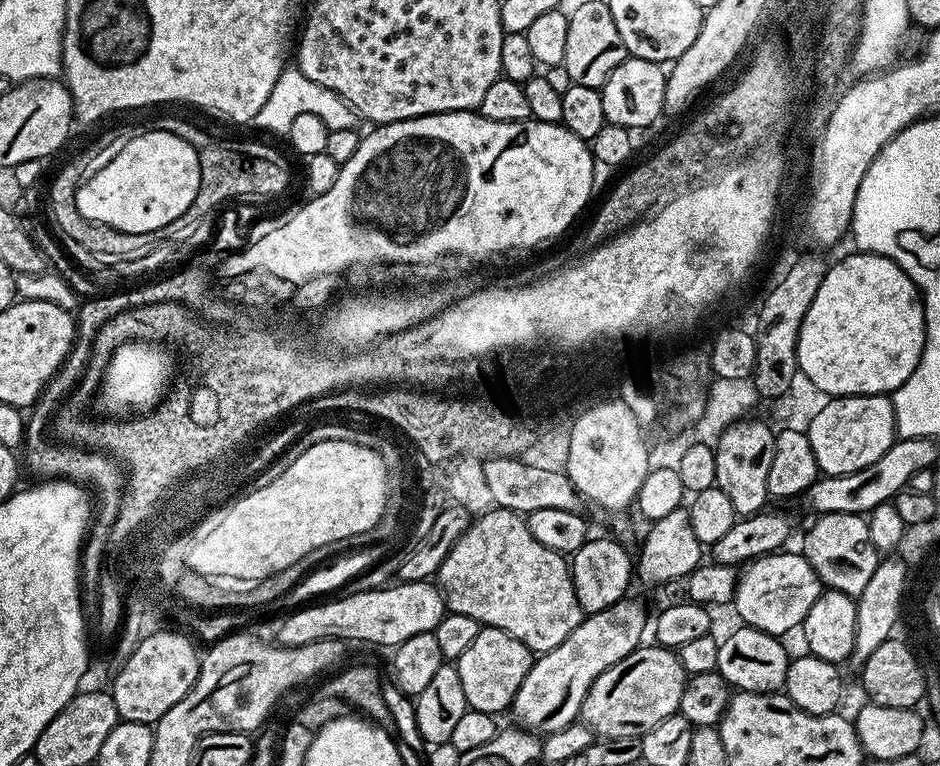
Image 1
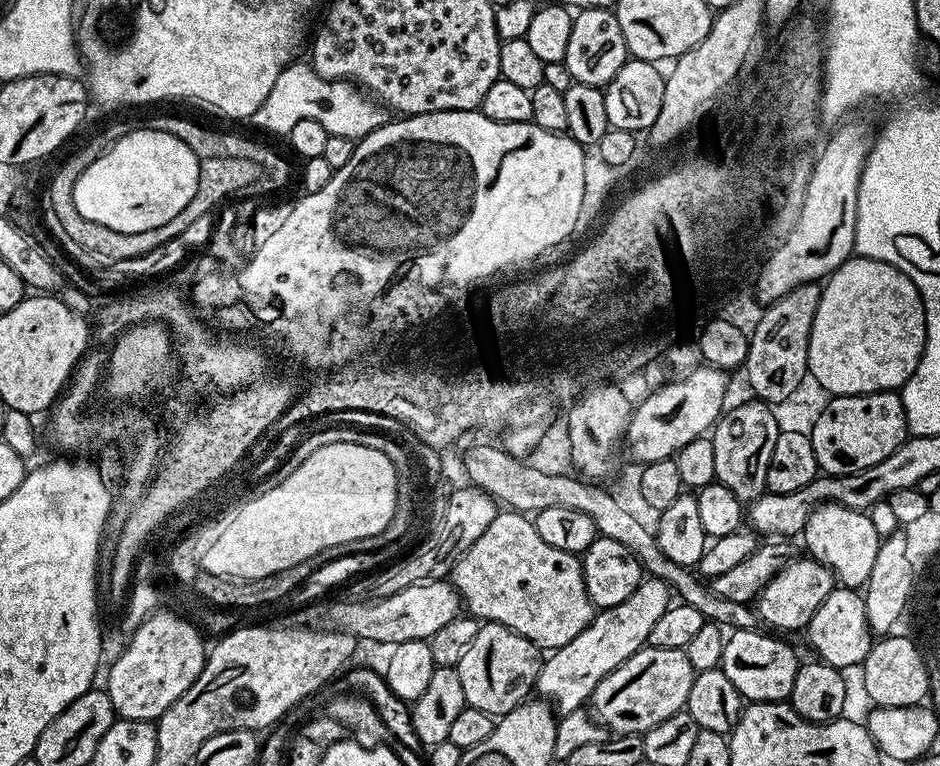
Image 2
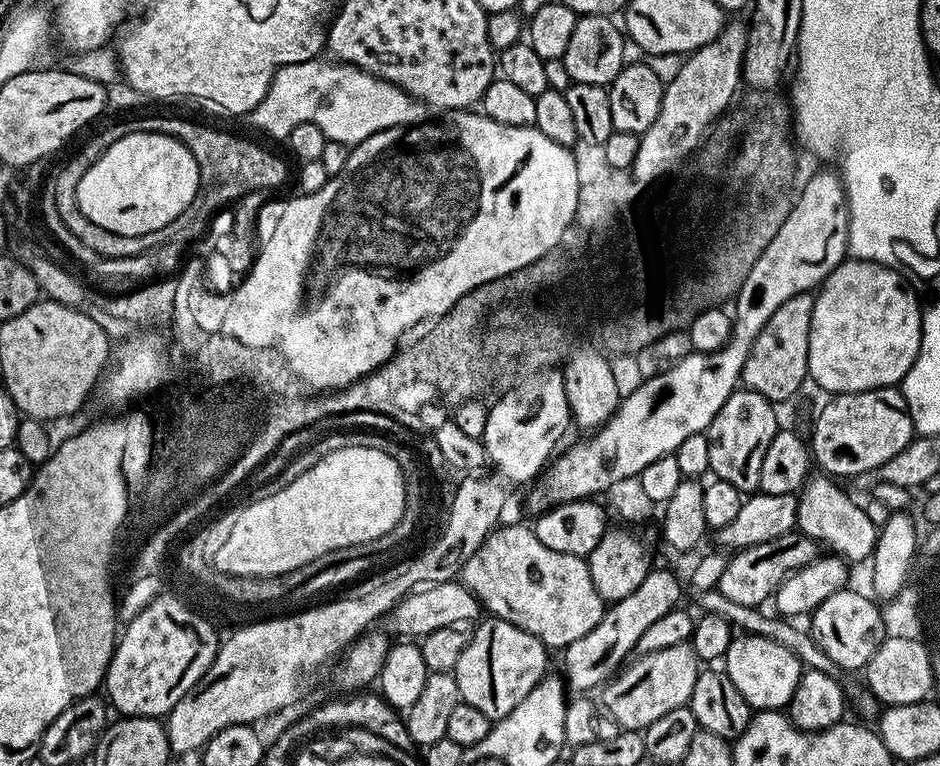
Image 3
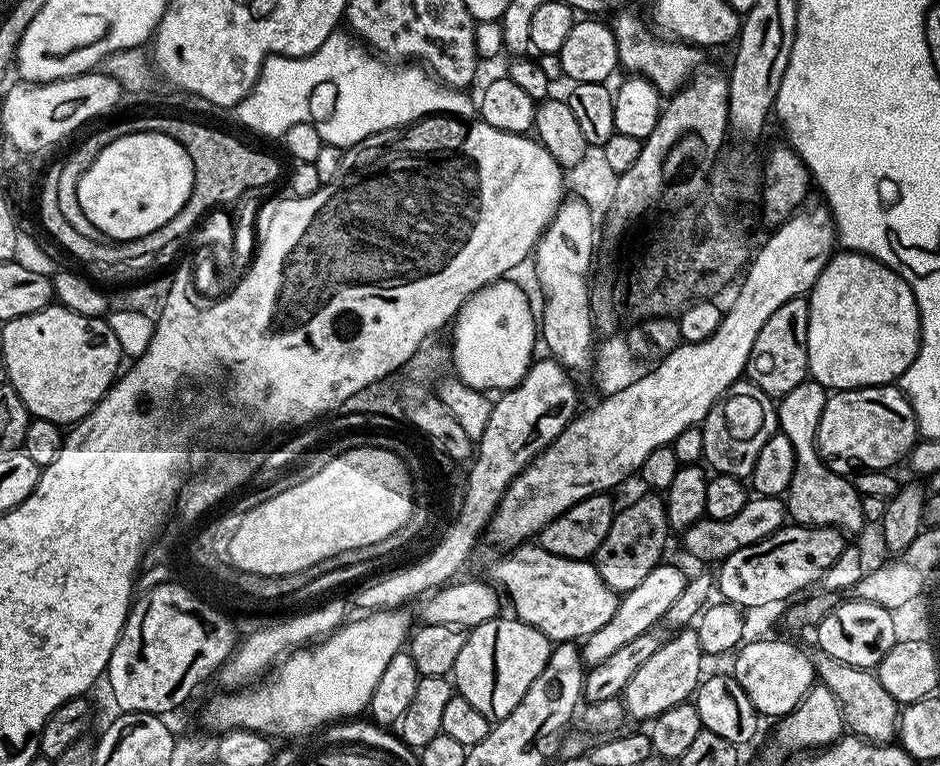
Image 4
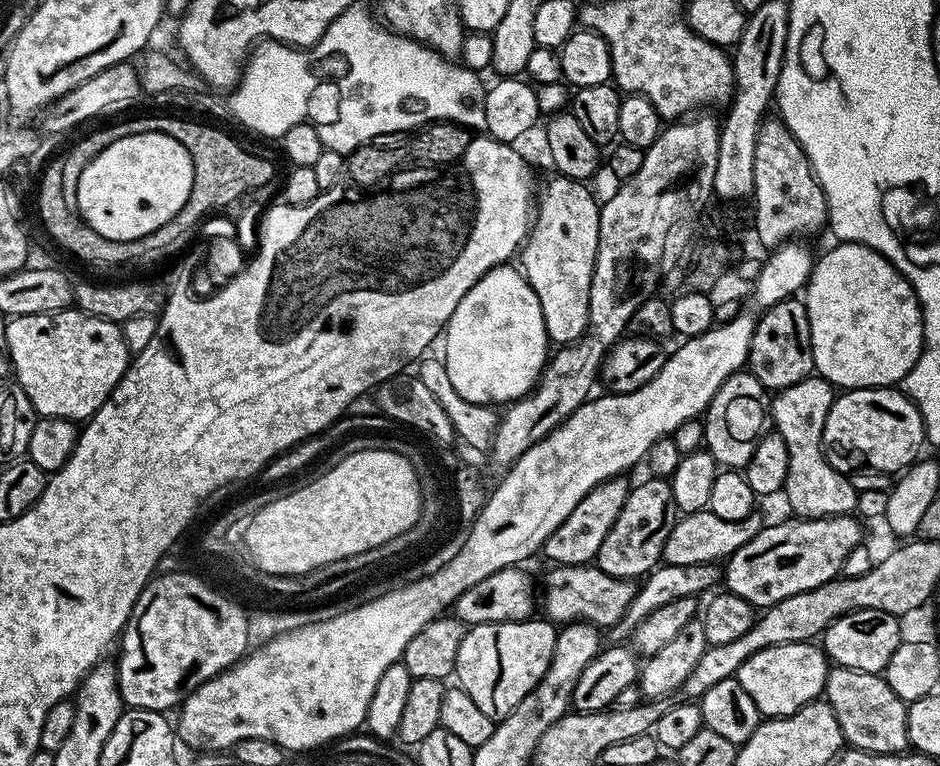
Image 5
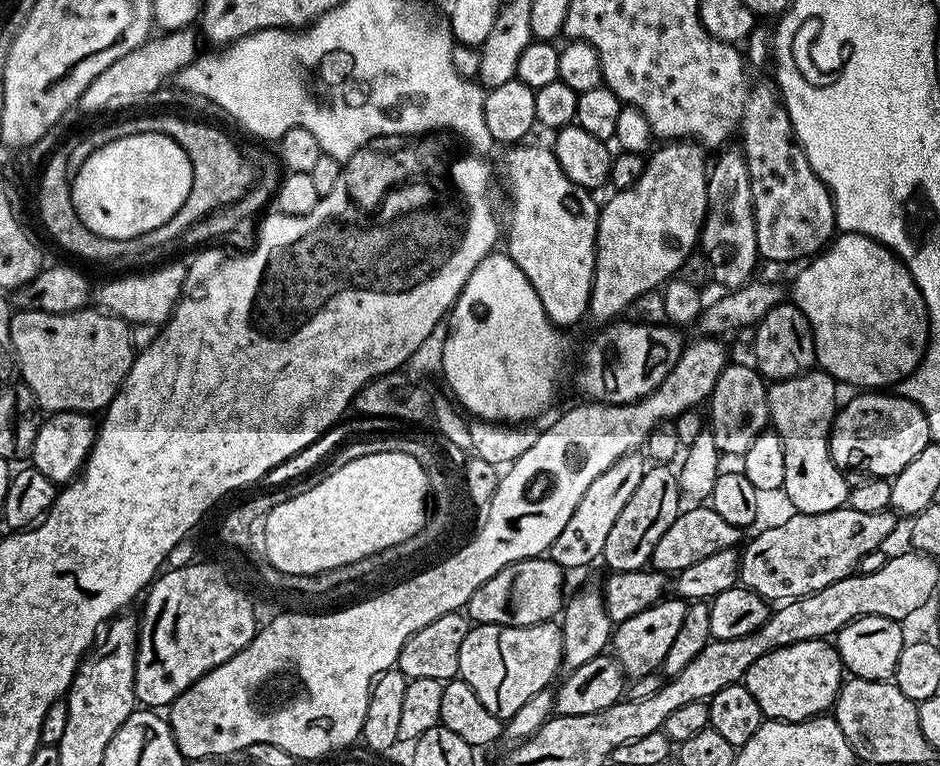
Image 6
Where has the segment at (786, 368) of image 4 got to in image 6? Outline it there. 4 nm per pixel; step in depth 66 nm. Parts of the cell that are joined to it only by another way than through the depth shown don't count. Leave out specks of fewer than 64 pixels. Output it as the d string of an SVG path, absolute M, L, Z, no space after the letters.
M781 302L767 309L760 317L760 323L755 325L755 332L751 359L756 371L765 381L789 380L813 371L816 364L816 339L806 314L802 314L802 310L795 303Z

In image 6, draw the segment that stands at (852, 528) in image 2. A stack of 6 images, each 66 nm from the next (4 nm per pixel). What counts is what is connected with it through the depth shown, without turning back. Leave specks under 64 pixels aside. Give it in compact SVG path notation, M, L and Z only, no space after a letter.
M813 370L804 373L803 376L795 376L789 380L777 380L768 384L768 415L770 417L770 424L780 436L780 441L782 442L782 455L784 455L786 461L786 478L784 479L782 492L783 495L788 495L788 500L793 504L793 509L795 509L796 512L826 514L830 510L838 510L839 508L845 507L848 503L848 490L850 487L848 477L830 458L830 446L828 445L828 436L832 433L832 422L836 419L838 411L838 400L836 404L836 388L838 388L838 381L823 370Z

